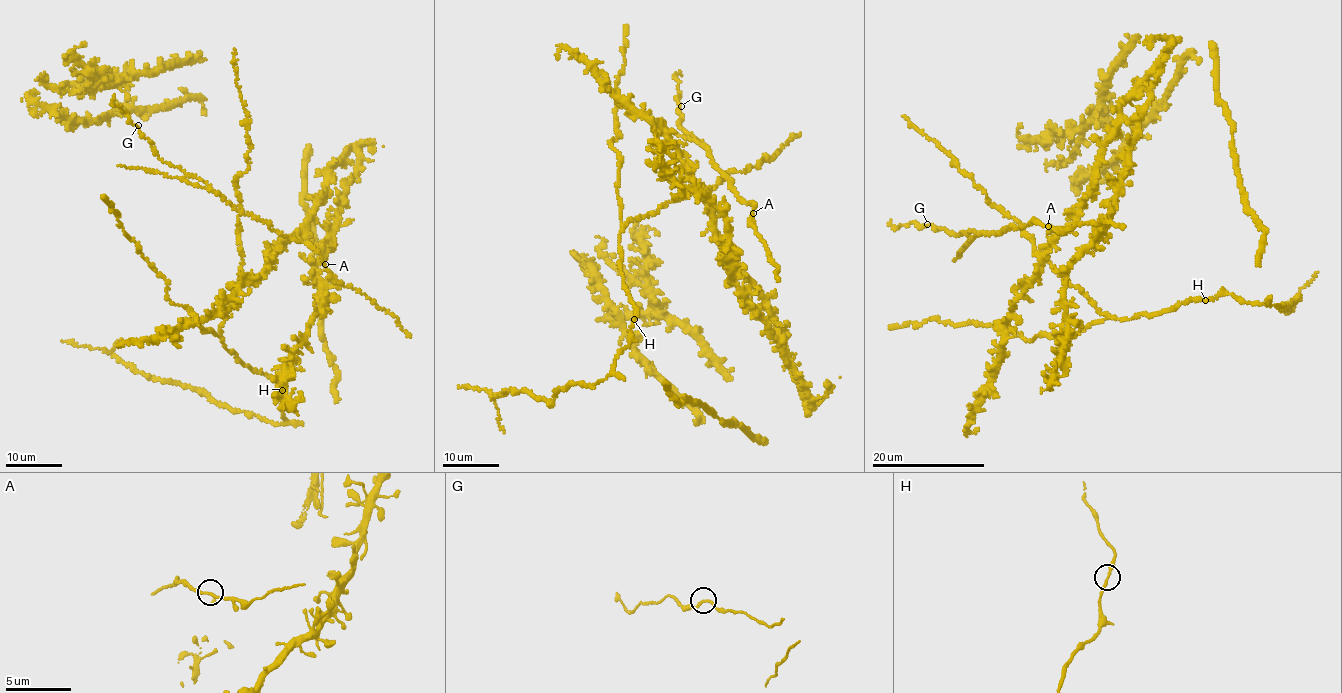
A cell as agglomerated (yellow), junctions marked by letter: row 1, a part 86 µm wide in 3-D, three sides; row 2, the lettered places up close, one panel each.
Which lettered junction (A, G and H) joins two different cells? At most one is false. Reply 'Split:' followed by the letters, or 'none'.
Split: none

